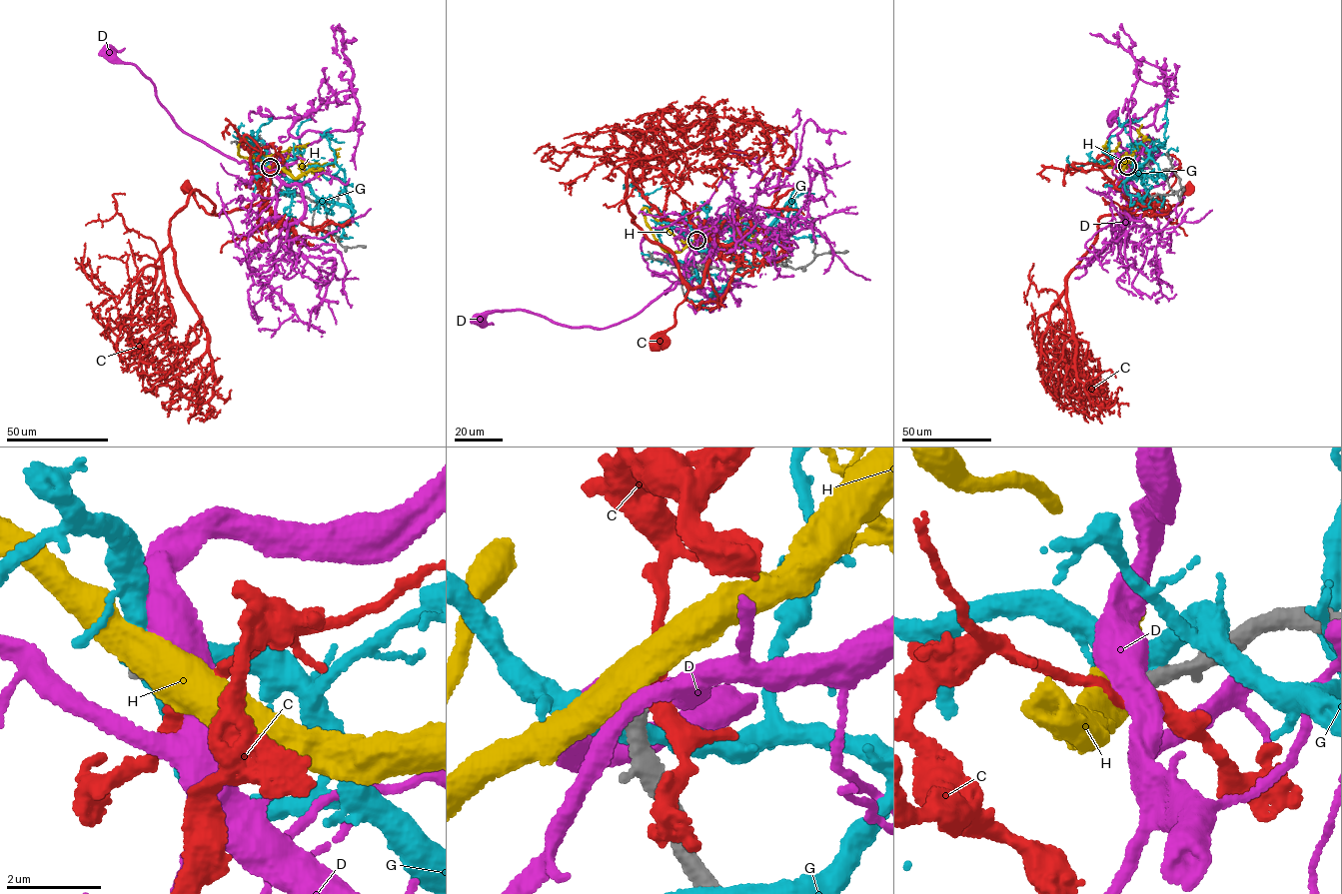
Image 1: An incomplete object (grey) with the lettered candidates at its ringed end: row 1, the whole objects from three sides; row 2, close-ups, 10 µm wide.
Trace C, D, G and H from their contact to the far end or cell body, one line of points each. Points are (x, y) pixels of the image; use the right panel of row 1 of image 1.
C: (1128, 166), (1122, 164), (1120, 168), (1134, 188), (1152, 202), (1162, 203), (1161, 212), (1179, 205), (1188, 190)
D: (1128, 166), (1128, 169), (1133, 166), (1146, 168), (1159, 150), (1130, 127), (1115, 121), (1109, 124), (1110, 119)
G: (1129, 165), (1141, 165), (1140, 175), (1129, 176), (1145, 161), (1148, 152), (1160, 145), (1163, 148), (1168, 99)
H: (1128, 166), (1130, 161), (1124, 167), (1114, 168), (1089, 162), (1114, 164), (1125, 159), (1116, 149), (1119, 141)

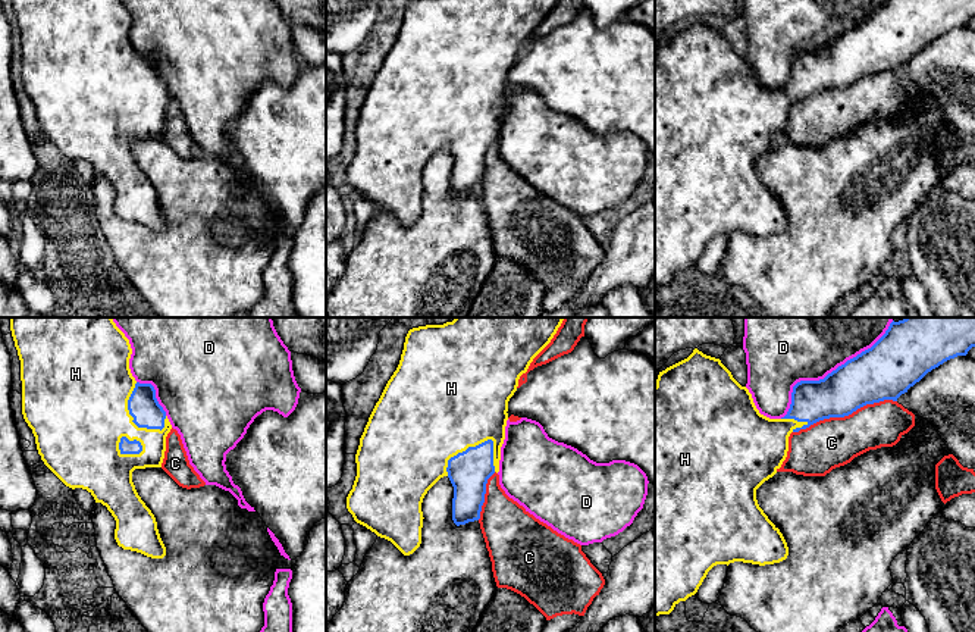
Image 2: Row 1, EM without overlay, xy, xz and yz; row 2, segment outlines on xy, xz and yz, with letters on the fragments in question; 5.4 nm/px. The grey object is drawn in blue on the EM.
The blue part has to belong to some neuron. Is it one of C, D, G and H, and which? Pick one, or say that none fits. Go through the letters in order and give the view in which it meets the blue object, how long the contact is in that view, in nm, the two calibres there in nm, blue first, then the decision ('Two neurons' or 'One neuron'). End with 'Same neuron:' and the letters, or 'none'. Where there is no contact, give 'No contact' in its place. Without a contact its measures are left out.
C: Touches blue in yz. Shared border 600 nm. Thickness 280 nm (blue) against 280 nm. Two neurons
D: Touches blue in yz. Shared border 800 nm. Thickness 280 nm (blue) against 500 nm. Two neurons
G: No contact. Two neurons
H: Touches blue in xz. Shared border 320 nm. Thickness 220 nm (blue) against 480 nm. One neuron
Same neuron: H

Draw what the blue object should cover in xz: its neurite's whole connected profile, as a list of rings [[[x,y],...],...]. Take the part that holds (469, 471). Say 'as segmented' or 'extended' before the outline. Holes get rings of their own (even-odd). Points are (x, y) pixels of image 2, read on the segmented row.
extended; [[[455,317],[443,325],[408,331],[399,365],[376,403],[355,454],[357,476],[347,497],[354,520],[391,541],[404,556],[421,544],[421,503],[443,476],[454,486],[452,520],[457,526],[480,519],[488,479],[499,472],[508,401],[533,359],[551,342],[564,317]]]

